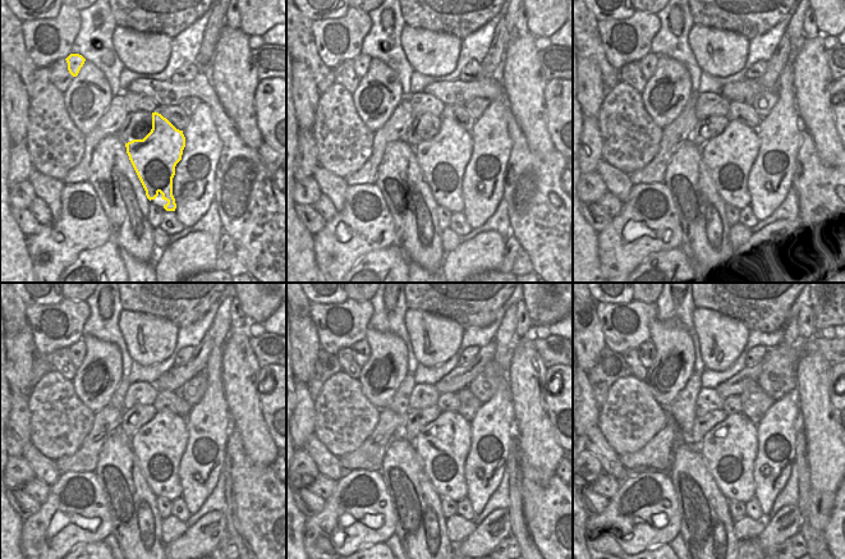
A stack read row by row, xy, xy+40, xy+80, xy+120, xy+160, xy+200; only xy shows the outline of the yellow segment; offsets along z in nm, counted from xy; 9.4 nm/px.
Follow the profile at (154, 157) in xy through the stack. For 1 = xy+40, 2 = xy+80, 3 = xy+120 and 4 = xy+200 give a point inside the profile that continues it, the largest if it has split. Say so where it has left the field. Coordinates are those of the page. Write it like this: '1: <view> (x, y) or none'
1: xy+40 (442, 159)
2: xy+80 (729, 157)
3: xy+120 (159, 445)
4: xy+200 (729, 449)

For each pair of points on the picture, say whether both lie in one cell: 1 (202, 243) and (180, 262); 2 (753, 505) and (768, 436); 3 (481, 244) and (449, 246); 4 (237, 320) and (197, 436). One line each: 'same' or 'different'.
1: same
2: different
3: different
4: different

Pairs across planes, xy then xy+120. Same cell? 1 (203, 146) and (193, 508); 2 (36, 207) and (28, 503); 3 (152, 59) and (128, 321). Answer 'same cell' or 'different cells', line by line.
1: same cell
2: different cells
3: same cell

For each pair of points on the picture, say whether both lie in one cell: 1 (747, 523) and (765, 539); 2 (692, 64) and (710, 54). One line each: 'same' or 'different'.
1: different
2: different

